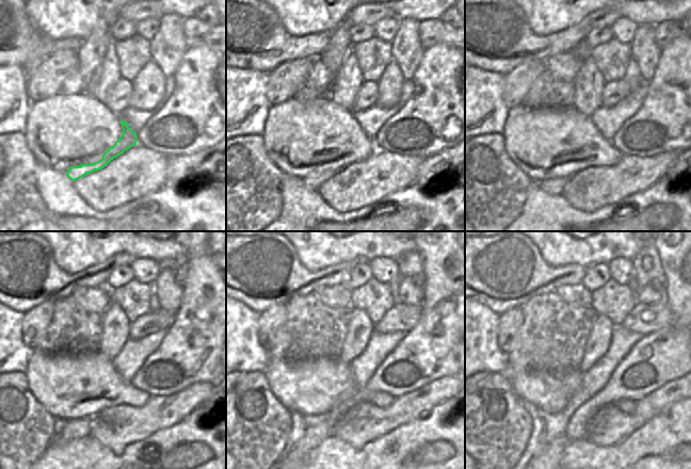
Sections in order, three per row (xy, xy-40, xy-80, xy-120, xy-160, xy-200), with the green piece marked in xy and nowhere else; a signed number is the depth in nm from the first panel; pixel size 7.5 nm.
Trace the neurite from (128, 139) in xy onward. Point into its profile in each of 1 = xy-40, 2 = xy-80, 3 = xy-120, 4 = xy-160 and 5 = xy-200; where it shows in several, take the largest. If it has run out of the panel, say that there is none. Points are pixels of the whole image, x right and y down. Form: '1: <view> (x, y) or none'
1: xy-40 (312, 182)
2: xy-80 (555, 187)
3: xy-120 (76, 427)
4: xy-160 (314, 436)
5: xy-200 (556, 447)

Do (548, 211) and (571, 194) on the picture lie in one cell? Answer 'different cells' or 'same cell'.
different cells

